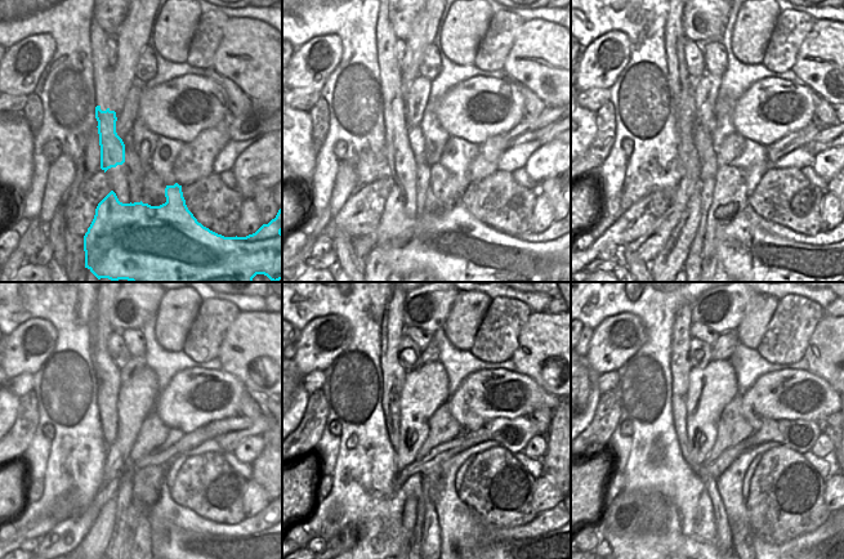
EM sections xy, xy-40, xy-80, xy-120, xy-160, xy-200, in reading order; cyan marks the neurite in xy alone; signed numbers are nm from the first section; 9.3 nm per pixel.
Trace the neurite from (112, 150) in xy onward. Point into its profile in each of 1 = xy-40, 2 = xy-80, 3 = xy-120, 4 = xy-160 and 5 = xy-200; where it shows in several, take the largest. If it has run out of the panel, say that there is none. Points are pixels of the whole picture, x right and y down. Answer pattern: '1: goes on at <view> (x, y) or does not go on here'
1: goes on at xy-40 (400, 153)
2: goes on at xy-80 (687, 152)
3: goes on at xy-120 (137, 397)
4: goes on at xy-160 (425, 389)
5: goes on at xy-200 (710, 389)

